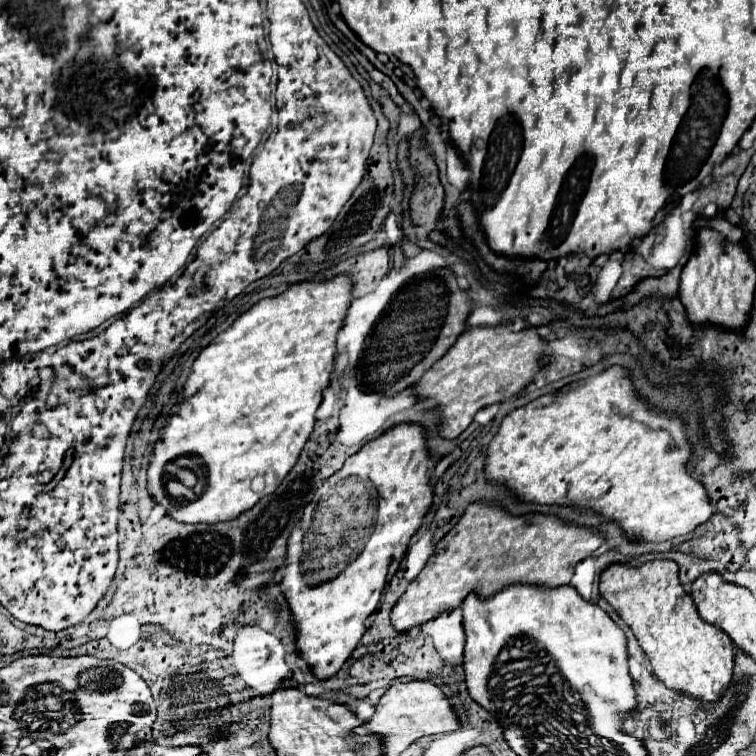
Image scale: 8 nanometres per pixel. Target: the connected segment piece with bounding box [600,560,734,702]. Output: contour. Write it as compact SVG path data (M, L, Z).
M652 560L636 568L630 564L610 564L608 568L604 568L600 576L600 594L610 602L610 606L618 612L618 616L630 626L630 630L638 638L640 648L648 654L652 672L658 680L662 680L670 688L692 694L700 700L714 702L722 696L722 692L726 690L732 678L732 664L734 664L732 640L724 630L700 618L692 598L682 588L682 582L678 578L678 566L674 560Z

